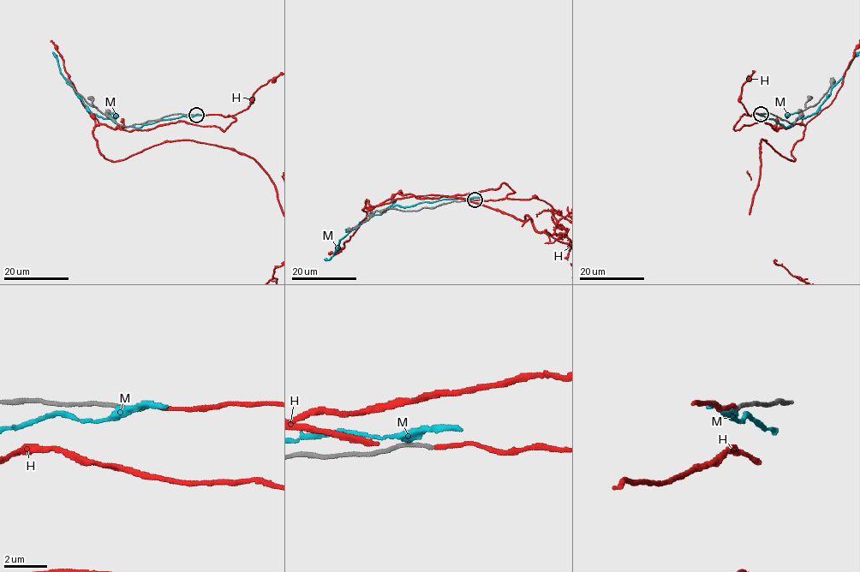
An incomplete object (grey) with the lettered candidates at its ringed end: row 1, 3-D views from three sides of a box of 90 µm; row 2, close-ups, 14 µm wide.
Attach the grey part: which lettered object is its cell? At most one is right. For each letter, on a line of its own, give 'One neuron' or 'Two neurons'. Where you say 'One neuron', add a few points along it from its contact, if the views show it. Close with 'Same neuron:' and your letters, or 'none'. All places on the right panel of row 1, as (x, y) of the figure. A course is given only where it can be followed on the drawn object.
H: One neuron
M: Two neurons
Same neuron: H

